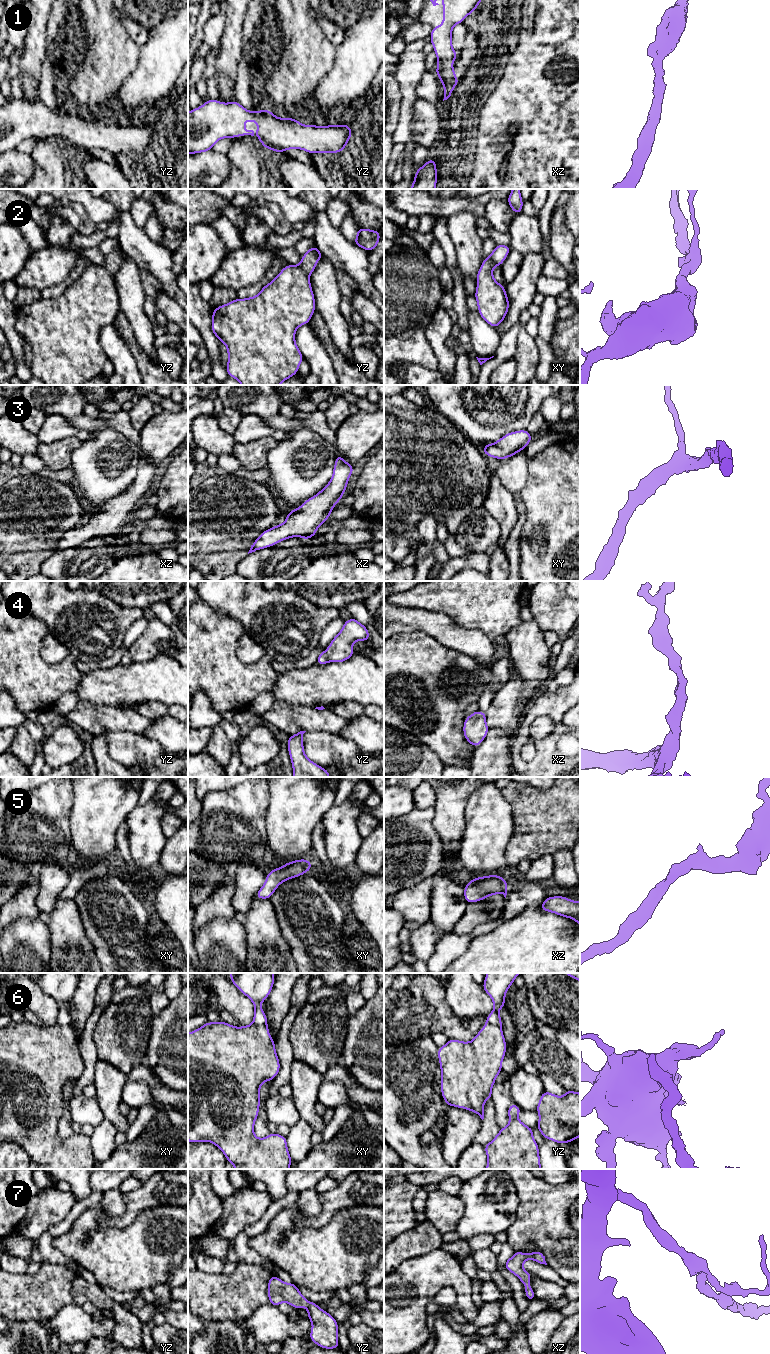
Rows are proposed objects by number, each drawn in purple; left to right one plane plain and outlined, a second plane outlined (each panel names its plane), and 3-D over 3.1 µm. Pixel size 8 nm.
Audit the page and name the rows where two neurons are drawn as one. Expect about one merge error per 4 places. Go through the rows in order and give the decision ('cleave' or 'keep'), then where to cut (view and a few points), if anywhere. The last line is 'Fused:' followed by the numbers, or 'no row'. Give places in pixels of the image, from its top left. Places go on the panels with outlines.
1: keep; cut none
2: keep; cut none
3: keep; cut none
4: keep; cut none
5: keep; cut none
6: cleave; cut xy (252, 1023), (266, 1025)
7: keep; cut none
Fused: 6

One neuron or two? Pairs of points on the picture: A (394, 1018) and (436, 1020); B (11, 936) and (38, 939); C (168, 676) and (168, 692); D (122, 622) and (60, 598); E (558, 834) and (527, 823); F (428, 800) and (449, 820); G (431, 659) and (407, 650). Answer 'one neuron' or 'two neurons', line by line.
A: one neuron
B: one neuron
C: one neuron
D: one neuron
E: one neuron
F: two neurons
G: one neuron

